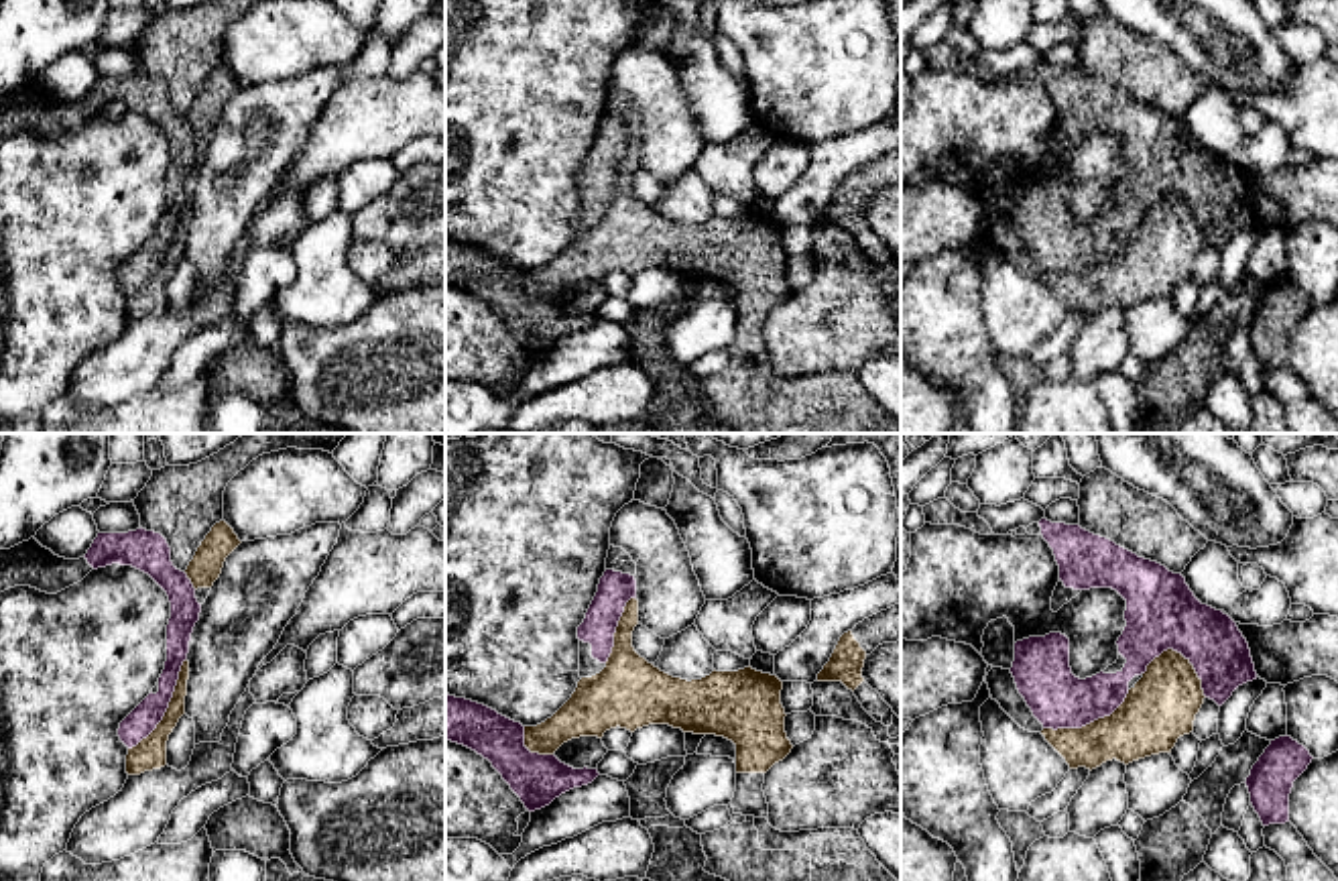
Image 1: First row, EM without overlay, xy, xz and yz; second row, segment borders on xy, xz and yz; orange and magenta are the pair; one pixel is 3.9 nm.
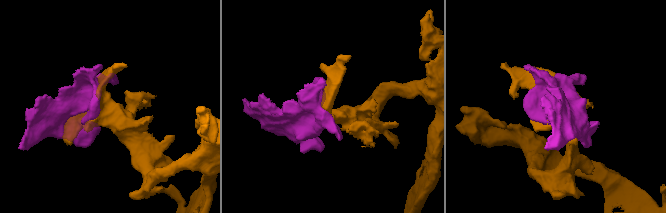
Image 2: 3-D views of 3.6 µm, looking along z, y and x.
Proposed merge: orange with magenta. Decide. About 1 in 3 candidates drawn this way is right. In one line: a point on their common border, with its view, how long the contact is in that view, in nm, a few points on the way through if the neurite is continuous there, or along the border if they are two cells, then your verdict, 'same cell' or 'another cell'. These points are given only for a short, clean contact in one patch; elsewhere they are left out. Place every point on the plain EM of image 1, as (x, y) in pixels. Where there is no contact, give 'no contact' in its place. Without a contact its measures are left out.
contact xy (169, 251); length 440 nm; another cell

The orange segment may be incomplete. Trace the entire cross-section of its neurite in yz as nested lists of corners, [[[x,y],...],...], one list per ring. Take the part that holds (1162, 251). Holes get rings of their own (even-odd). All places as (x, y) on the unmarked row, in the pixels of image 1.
[[[1167,193],[1155,201],[1124,246],[1082,273],[1043,273],[1045,285],[1070,313],[1096,313],[1106,305],[1124,309],[1171,297],[1177,283],[1194,275],[1204,248],[1202,224],[1190,203]]]

